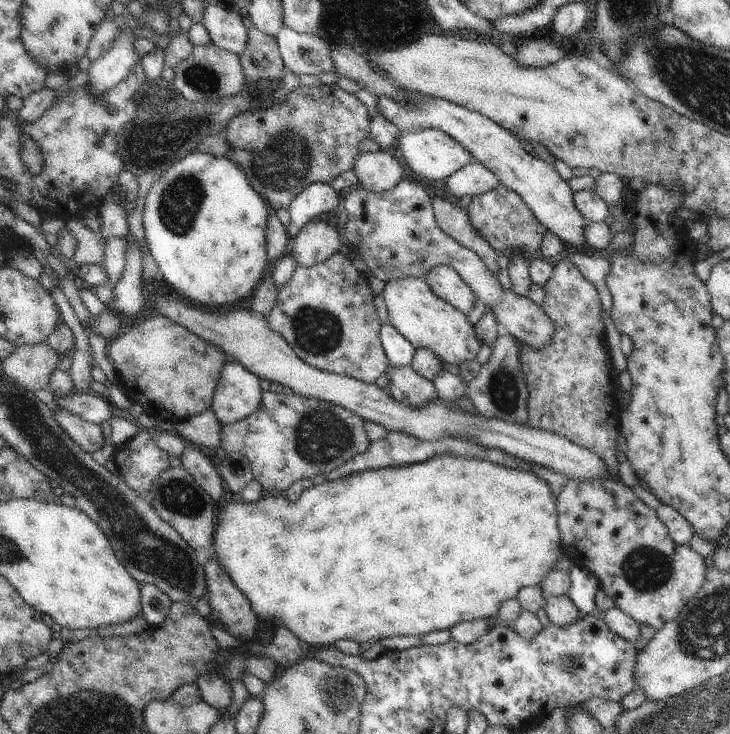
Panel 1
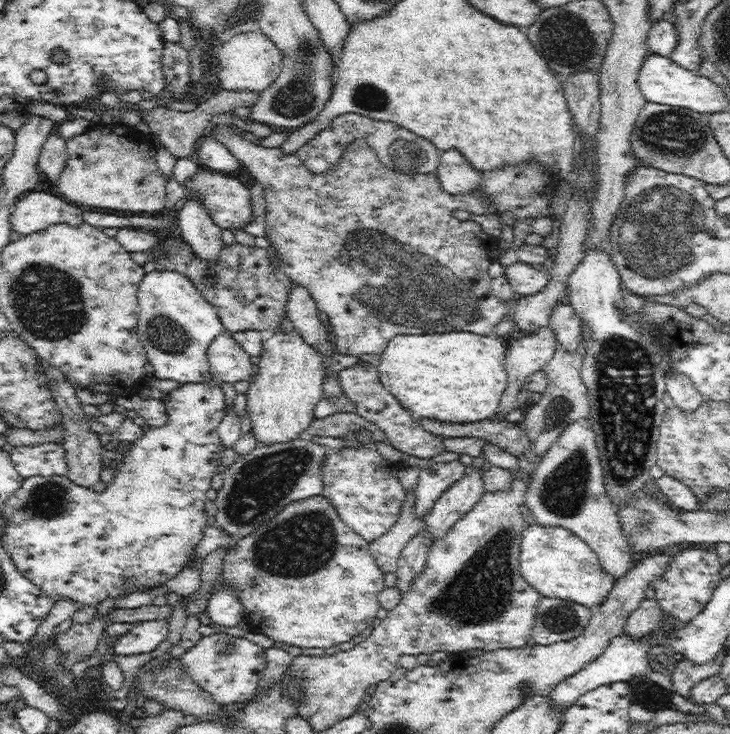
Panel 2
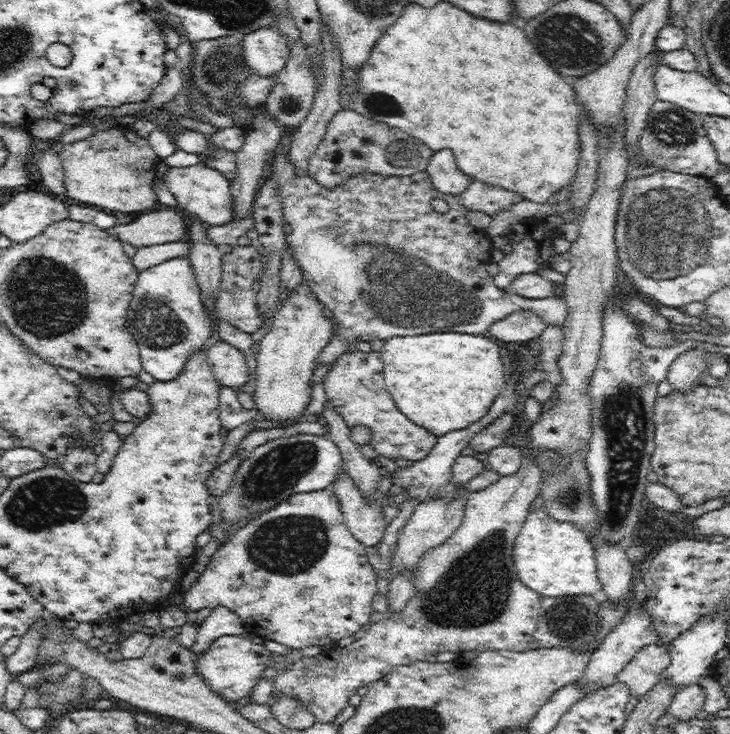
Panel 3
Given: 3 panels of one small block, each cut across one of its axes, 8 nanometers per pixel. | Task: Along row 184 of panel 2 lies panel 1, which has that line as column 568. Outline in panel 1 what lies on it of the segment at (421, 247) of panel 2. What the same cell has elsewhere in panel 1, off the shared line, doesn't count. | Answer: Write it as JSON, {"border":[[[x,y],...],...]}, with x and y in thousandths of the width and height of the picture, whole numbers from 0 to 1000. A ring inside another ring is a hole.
{"border":[[[774,346],[758,365],[745,395],[747,407],[740,420],[760,444],[755,465],[729,475],[704,460],[712,501],[725,531],[725,582],[770,593],[789,608],[818,619],[832,636],[833,647],[827,647],[825,654],[844,654],[849,632],[844,623],[844,597],[849,589],[849,565],[856,542],[848,534],[845,507],[836,501],[836,471],[827,455],[827,414],[821,395]]]}

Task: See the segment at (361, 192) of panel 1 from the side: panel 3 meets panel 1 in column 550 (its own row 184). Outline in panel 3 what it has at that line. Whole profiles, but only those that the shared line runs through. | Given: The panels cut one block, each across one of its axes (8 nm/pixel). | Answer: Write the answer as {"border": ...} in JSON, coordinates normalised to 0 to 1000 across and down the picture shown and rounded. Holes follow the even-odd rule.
{"border":[[[468,149],[449,168],[444,191],[425,215],[421,236],[436,253],[455,256],[496,236],[562,240],[568,234],[581,234],[593,210],[584,196],[551,176],[504,161],[482,149]]]}

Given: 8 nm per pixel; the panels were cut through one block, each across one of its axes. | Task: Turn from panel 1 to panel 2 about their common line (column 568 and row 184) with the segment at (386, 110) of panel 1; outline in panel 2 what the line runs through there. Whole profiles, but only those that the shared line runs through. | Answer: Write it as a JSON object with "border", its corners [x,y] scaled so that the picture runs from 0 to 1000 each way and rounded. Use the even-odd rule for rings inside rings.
{"border":[[[275,232],[268,234],[255,251],[252,251],[255,264],[262,271],[271,271],[288,297],[301,311],[310,311],[319,316],[326,315],[332,308],[342,305],[345,300],[345,277],[342,277],[342,257],[340,257],[323,240],[312,238],[293,232]]]}

